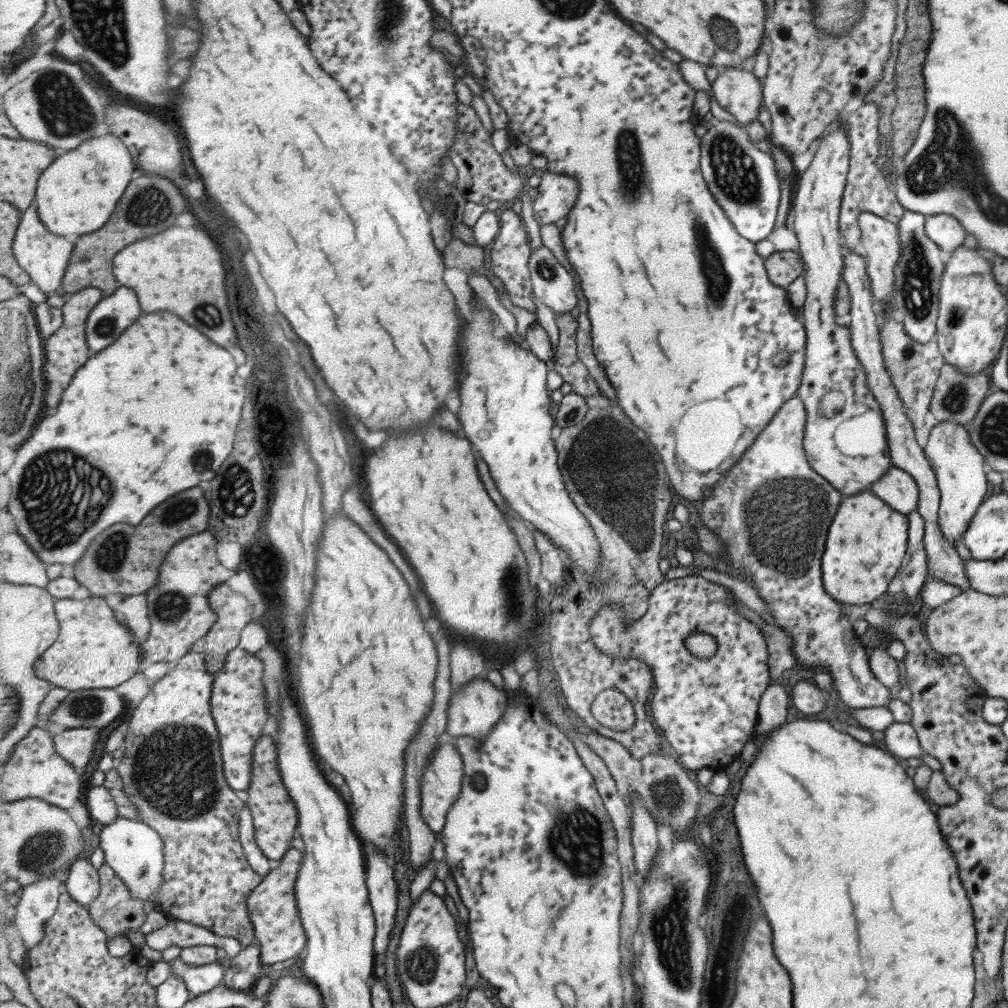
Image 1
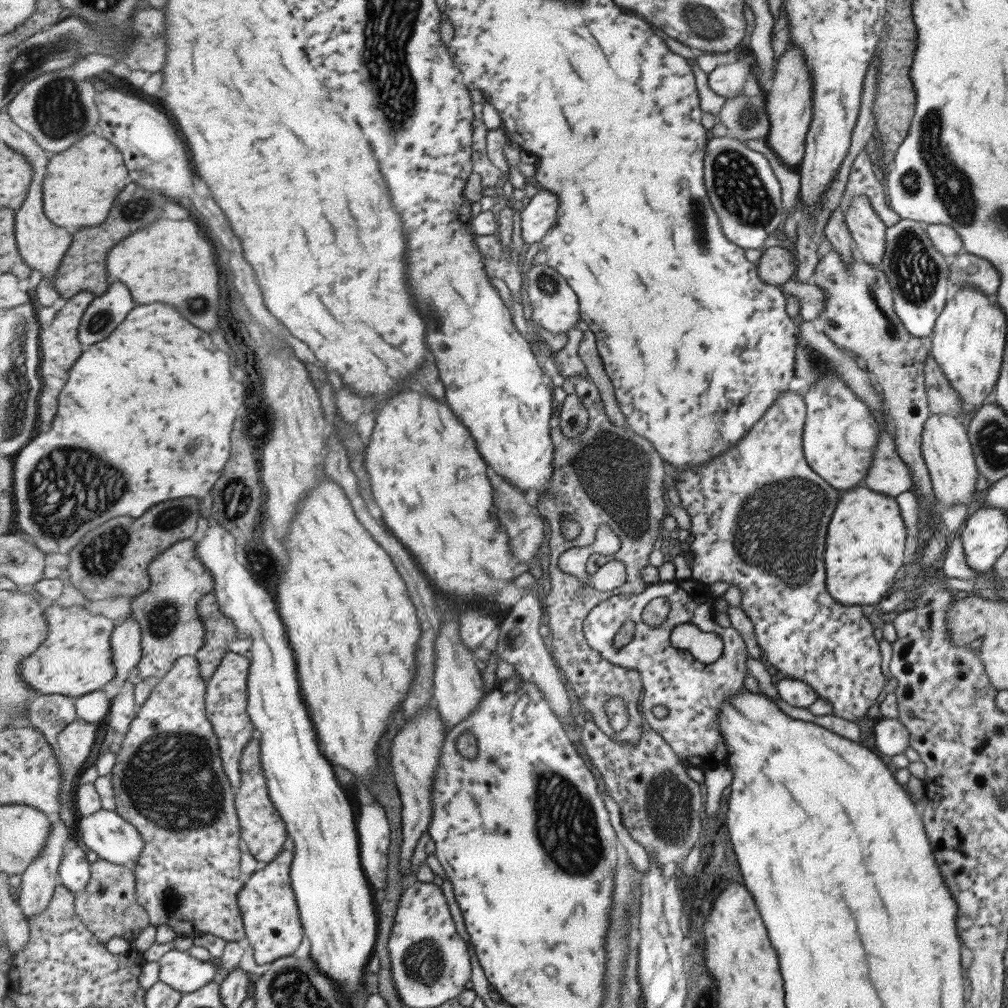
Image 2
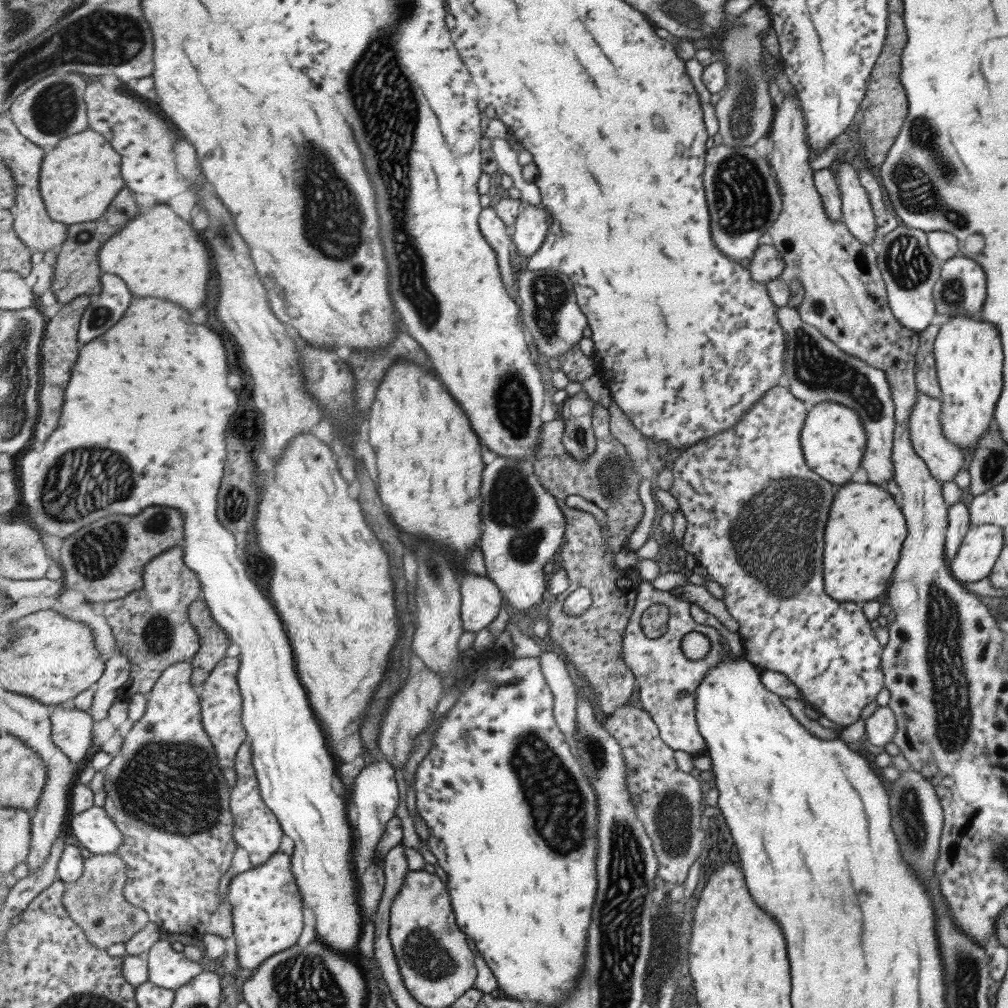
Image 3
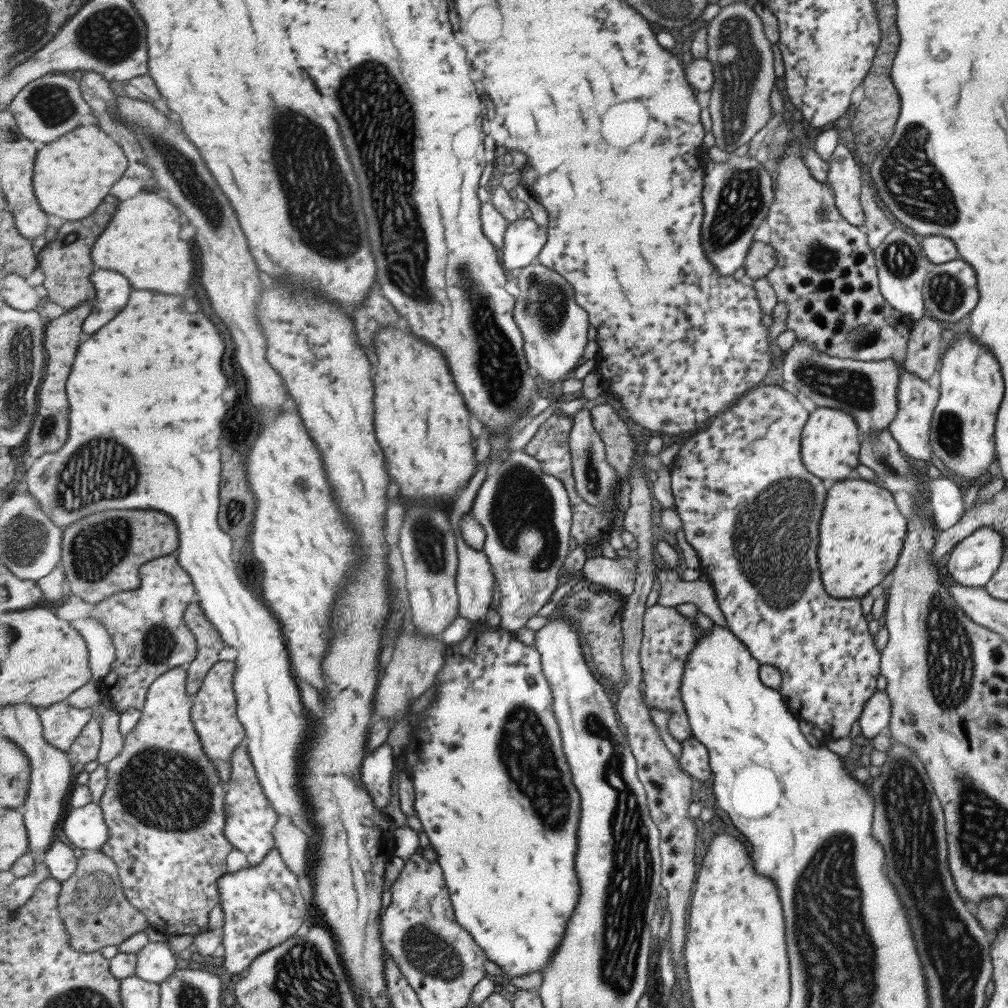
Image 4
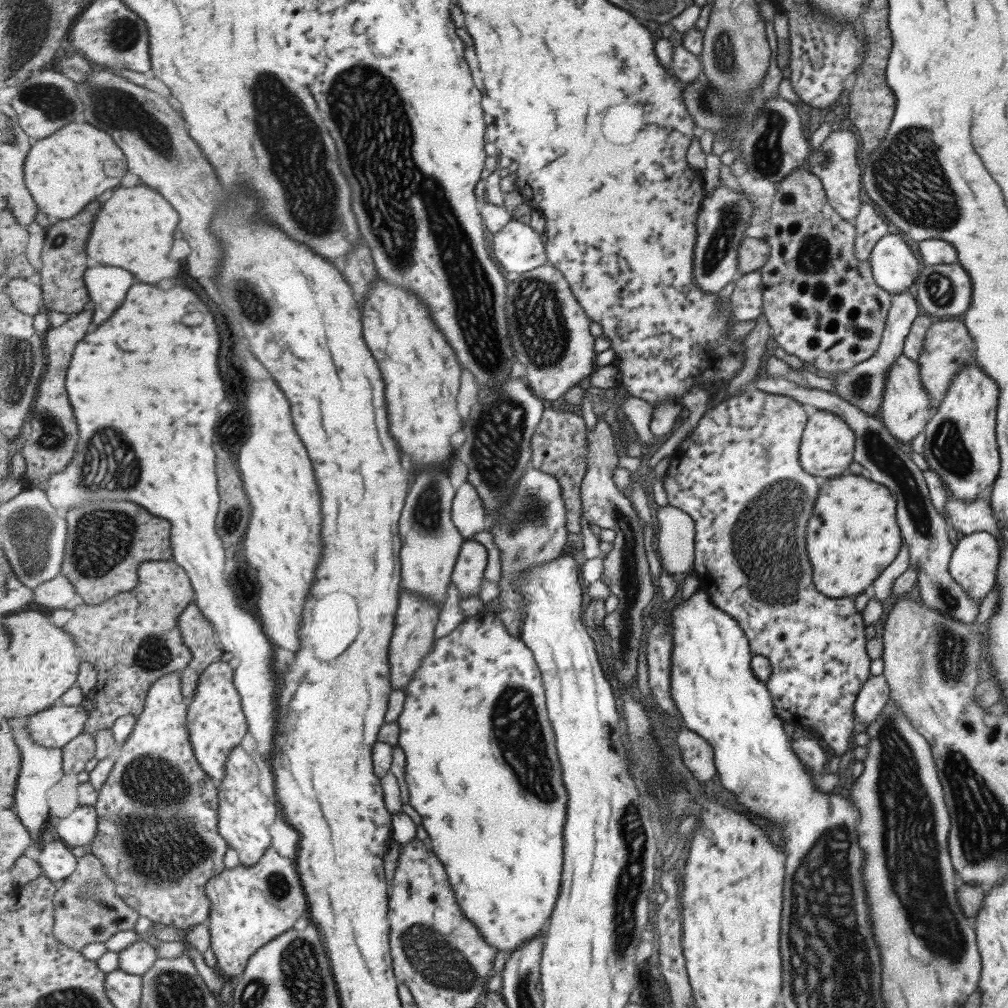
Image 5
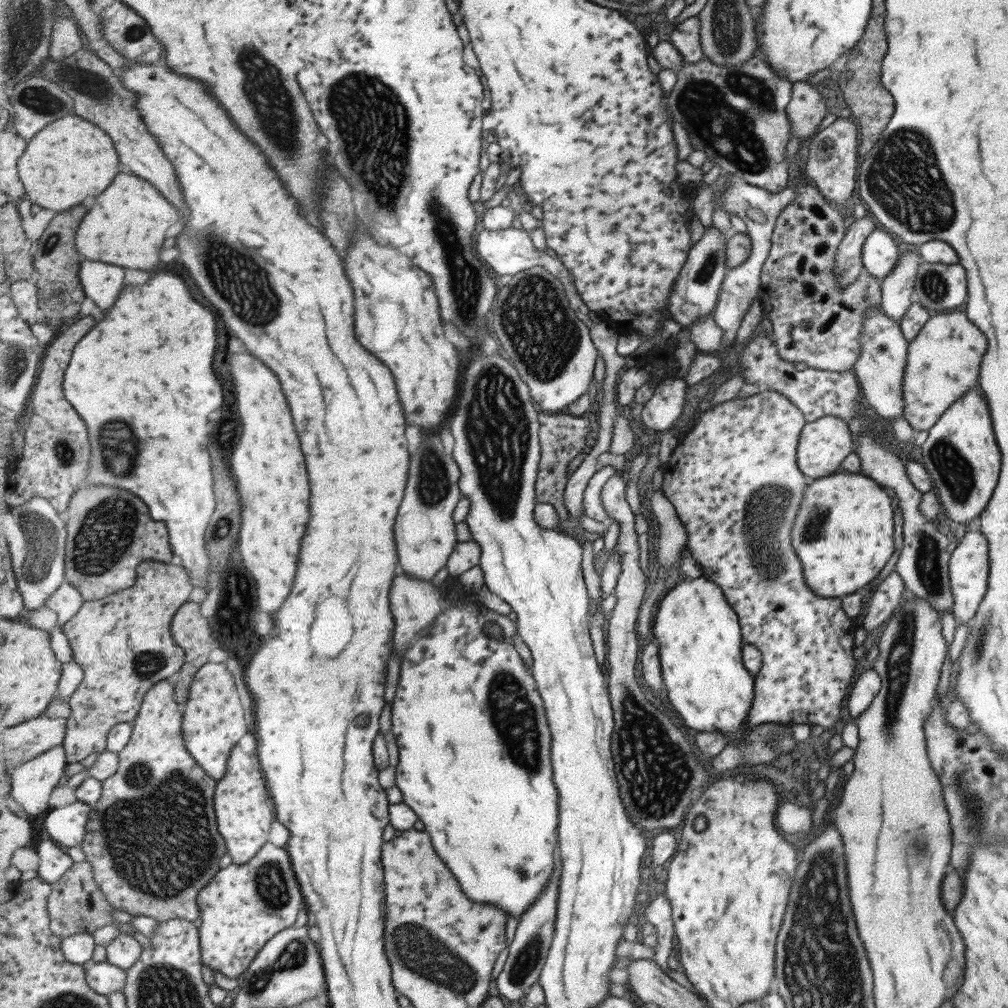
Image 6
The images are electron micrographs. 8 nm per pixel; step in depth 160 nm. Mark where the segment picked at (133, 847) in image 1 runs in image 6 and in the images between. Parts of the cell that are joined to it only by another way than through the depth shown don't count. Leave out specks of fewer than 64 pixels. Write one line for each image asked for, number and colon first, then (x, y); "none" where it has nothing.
2: (108, 834)
3: (95, 830)
4: (86, 828)
5: (80, 828)
6: (67, 826)

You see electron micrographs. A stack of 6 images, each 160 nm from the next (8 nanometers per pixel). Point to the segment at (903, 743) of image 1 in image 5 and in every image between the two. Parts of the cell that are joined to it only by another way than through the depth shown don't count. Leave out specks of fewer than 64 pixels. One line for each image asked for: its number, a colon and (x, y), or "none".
2: (891, 737)
3: (880, 725)
4: (873, 720)
5: (874, 693)

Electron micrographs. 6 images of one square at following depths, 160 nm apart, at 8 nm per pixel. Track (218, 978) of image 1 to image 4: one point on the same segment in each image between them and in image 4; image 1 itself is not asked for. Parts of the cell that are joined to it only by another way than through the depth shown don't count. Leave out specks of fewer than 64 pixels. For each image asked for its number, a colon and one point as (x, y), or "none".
2: (180, 970)
3: (169, 969)
4: (157, 961)

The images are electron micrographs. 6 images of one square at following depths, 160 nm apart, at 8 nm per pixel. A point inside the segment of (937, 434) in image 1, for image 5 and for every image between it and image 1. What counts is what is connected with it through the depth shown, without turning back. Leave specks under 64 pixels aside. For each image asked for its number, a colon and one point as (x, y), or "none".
2: (944, 446)
3: (943, 460)
4: (909, 427)
5: (904, 409)

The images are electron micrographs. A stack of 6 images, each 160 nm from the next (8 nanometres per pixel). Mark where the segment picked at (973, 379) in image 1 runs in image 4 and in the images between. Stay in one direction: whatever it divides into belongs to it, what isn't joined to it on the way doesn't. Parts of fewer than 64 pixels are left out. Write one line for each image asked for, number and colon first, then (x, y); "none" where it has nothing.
2: (941, 398)
3: (925, 378)
4: (922, 353)

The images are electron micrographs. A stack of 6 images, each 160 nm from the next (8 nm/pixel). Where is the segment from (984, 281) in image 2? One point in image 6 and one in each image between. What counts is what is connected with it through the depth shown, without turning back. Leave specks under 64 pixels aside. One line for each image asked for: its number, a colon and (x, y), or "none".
3: (960, 289)
4: (949, 291)
5: (940, 290)
6: (936, 287)

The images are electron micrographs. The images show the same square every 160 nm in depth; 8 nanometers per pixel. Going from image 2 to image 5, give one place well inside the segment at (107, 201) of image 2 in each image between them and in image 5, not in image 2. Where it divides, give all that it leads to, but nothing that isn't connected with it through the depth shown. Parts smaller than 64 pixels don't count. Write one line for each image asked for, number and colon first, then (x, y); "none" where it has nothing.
3: (80, 178)
4: (72, 175)
5: (65, 172)

